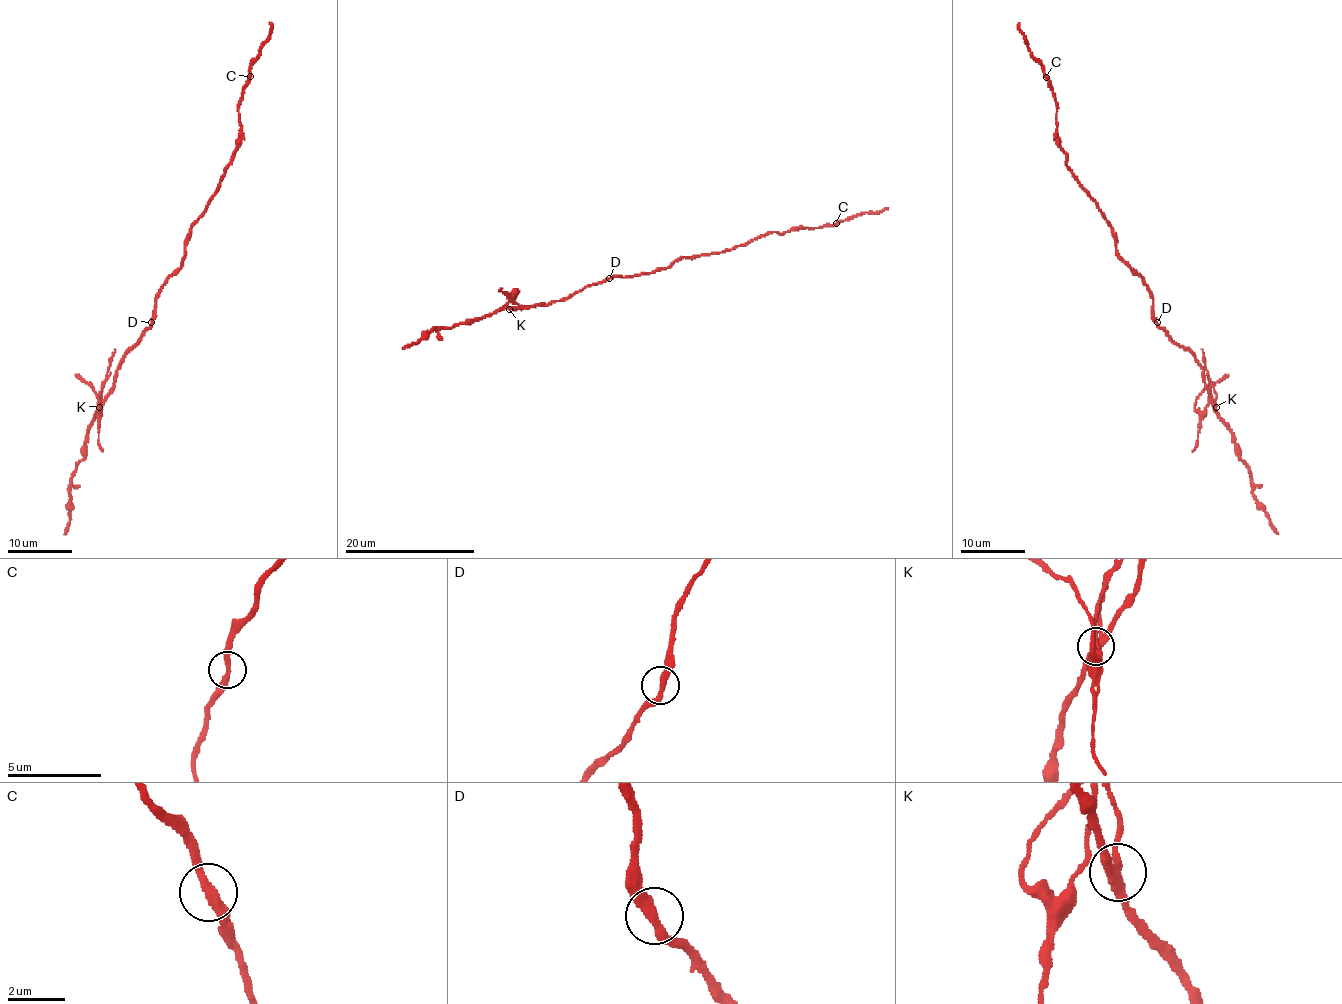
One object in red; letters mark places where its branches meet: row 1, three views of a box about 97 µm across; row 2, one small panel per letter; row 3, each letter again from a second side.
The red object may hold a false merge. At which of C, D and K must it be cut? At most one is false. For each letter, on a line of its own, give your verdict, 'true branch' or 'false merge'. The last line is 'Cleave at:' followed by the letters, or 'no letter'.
C: true branch
D: true branch
K: false merge
Cleave at: K

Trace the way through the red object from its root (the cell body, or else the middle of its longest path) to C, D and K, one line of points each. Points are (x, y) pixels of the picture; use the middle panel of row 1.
C: (644, 274), (664, 269), (684, 256), (719, 254), (744, 246), (772, 232), (784, 233), (836, 223)
D: (644, 274), (609, 278)
K: (644, 274), (610, 277), (543, 306), (509, 308)

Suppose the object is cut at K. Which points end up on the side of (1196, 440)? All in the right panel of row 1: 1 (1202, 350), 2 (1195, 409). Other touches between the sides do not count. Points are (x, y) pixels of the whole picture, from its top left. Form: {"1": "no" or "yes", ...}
{"1": "yes", "2": "yes"}

